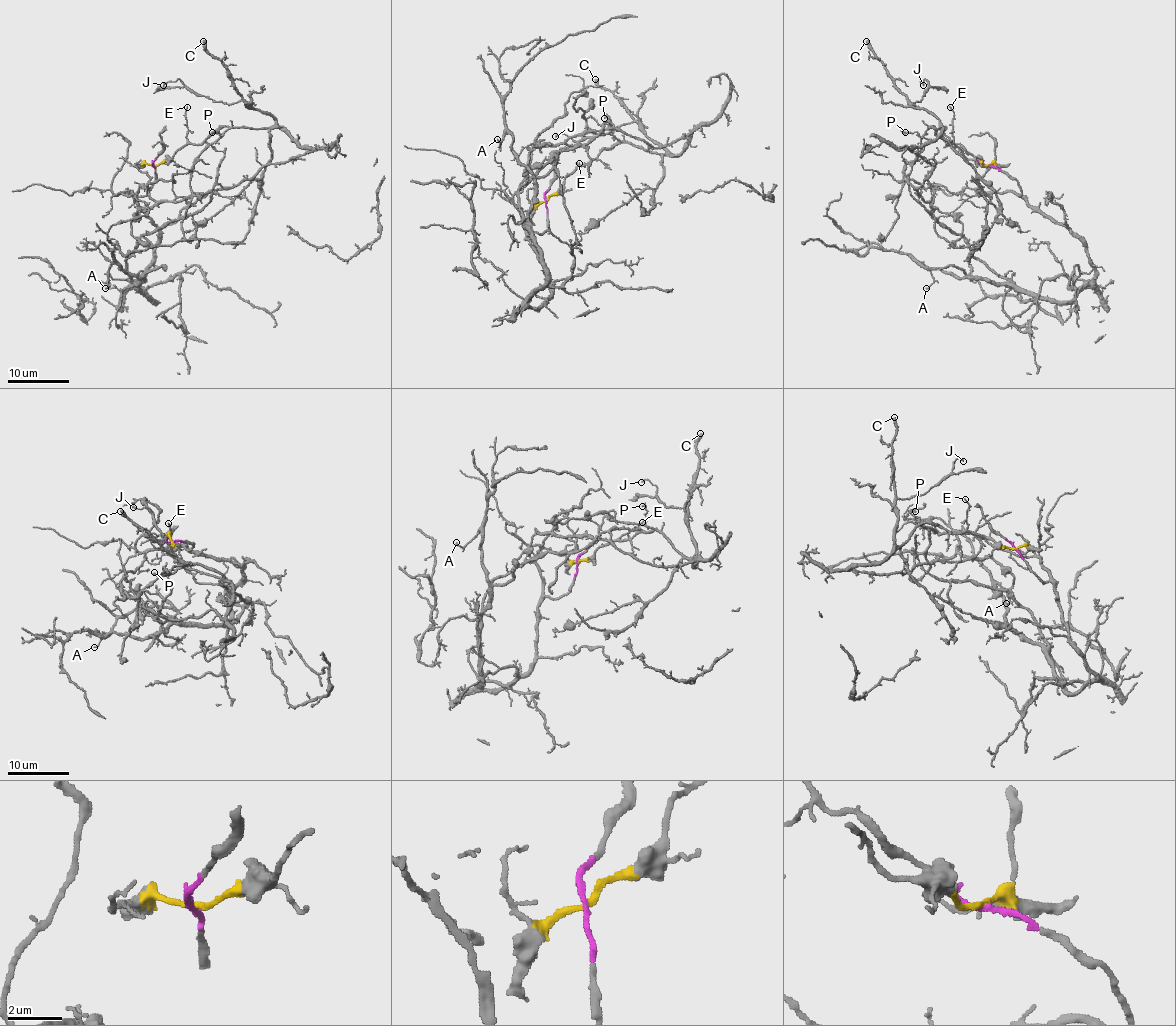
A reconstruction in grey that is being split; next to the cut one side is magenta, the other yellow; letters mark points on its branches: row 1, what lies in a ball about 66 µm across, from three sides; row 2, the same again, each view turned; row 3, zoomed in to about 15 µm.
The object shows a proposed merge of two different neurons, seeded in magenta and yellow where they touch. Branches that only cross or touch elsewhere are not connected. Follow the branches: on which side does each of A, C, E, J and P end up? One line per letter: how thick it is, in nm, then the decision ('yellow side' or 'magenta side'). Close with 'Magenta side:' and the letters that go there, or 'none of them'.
A: calibre 100 nm; magenta side
C: calibre 360 nm; yellow side
E: calibre 100 nm; yellow side
J: calibre 110 nm; yellow side
P: calibre 140 nm; yellow side
Magenta side: A

